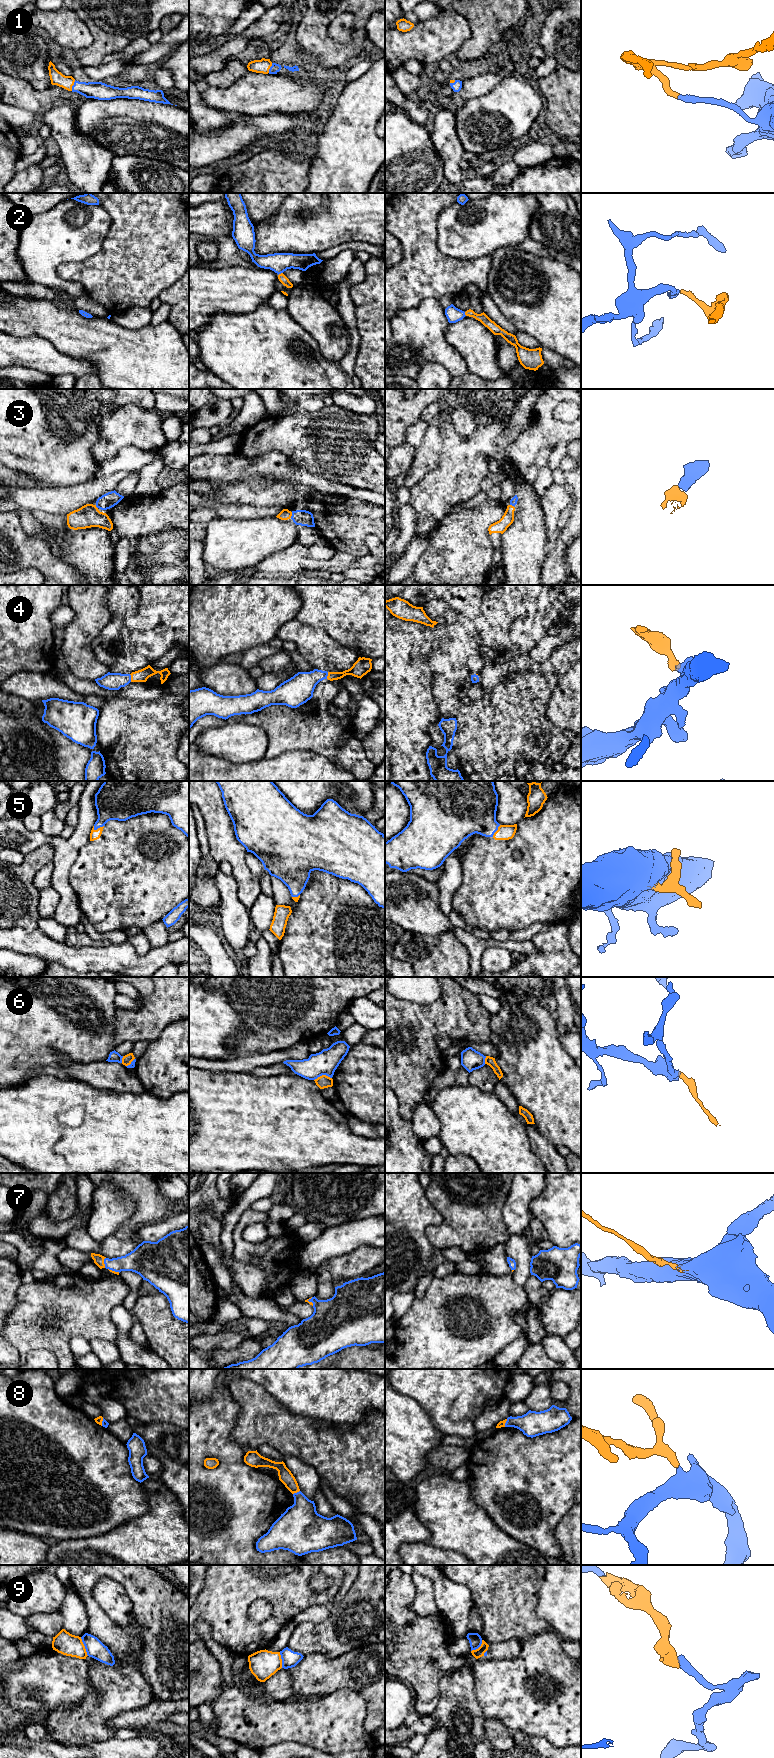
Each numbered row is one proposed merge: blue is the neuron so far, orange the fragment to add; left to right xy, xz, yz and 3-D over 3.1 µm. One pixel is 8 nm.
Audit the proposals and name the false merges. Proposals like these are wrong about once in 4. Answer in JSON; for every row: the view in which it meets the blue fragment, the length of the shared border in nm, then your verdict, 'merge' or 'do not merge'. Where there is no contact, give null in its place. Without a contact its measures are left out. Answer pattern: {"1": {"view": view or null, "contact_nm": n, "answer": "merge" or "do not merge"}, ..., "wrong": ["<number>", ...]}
{"1": {"view": "xy", "contact_nm": 90, "answer": "merge"}, "2": {"view": "xz", "contact_nm": 50, "answer": "merge"}, "3": {"view": "xz", "contact_nm": 50, "answer": "merge"}, "4": {"view": "xy", "contact_nm": 70, "answer": "merge"}, "5": {"view": "xy", "contact_nm": 90, "answer": "merge"}, "6": {"view": "xz", "contact_nm": 150, "answer": "do not merge"}, "7": {"view": "xy", "contact_nm": 90, "answer": "merge"}, "8": {"view": "xz", "contact_nm": 70, "answer": "merge"}, "9": {"view": "xy", "contact_nm": 170, "answer": "do not merge"}, "wrong": ["6", "9"]}

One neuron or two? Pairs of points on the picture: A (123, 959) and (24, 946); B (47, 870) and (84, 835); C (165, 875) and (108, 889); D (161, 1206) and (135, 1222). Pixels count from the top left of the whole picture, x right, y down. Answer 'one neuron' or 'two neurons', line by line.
A: one neuron
B: two neurons
C: one neuron
D: one neuron

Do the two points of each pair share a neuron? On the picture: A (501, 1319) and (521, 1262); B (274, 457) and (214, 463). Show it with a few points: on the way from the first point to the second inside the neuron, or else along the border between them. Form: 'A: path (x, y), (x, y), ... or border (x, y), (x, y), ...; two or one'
A: border (511, 1274), (512, 1278), (519, 1285), (523, 1286); two
B: path (259, 466), (229, 467); one

